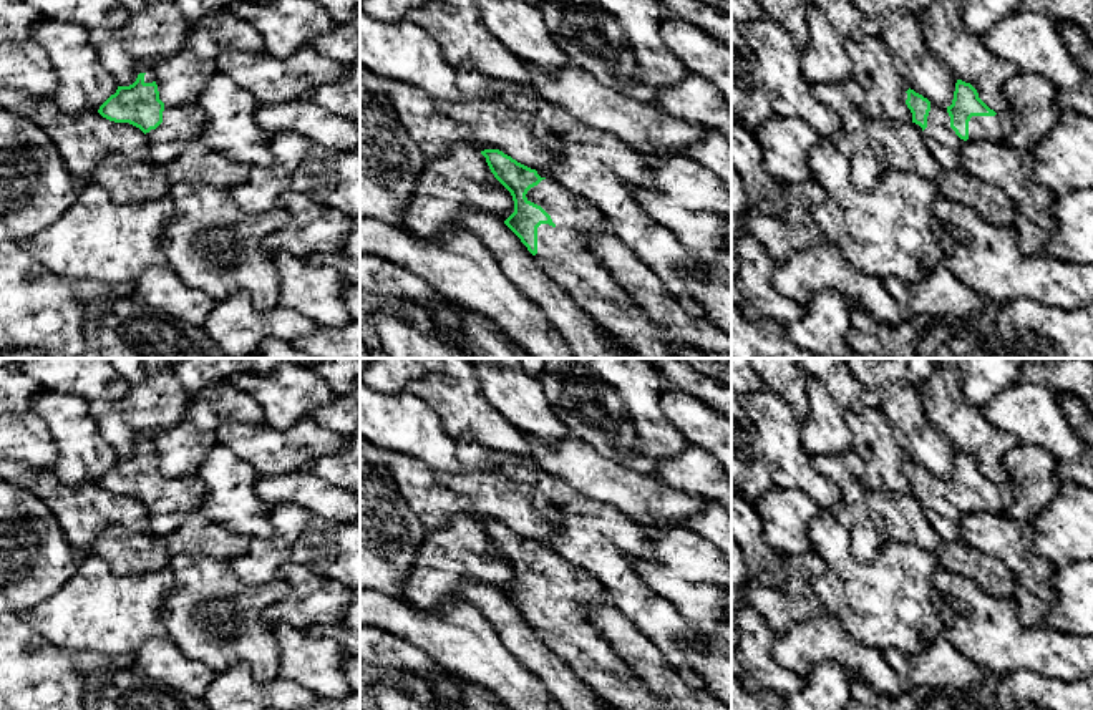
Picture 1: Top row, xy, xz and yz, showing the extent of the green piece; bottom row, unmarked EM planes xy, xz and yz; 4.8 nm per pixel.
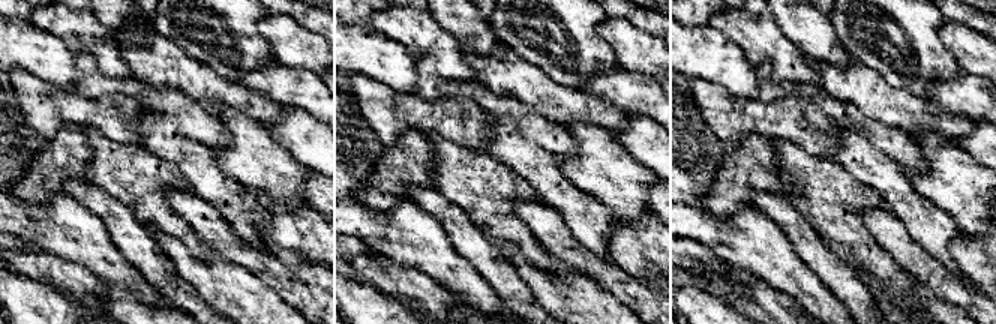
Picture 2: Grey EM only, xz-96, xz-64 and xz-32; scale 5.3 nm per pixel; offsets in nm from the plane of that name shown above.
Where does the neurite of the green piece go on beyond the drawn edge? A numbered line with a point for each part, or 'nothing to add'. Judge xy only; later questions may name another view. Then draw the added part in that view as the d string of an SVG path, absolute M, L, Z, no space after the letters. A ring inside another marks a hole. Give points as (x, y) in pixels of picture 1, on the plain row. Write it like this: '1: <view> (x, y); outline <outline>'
1: xy (181, 496); outline M197 476L164 478L163 494L146 504L151 531L171 534L194 518L204 498L204 484Z

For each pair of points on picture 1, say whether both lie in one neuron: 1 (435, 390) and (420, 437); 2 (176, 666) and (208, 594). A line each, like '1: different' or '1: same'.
1: different
2: different

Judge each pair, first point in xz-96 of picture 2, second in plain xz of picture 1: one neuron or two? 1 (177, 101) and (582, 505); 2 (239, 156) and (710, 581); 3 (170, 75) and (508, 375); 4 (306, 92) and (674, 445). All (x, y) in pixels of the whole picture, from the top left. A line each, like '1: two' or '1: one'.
1: one
2: one
3: two
4: two

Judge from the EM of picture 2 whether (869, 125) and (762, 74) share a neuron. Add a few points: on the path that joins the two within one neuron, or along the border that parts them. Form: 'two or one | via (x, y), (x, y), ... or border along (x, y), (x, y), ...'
one | via (842, 111), (812, 92), (789, 89)

